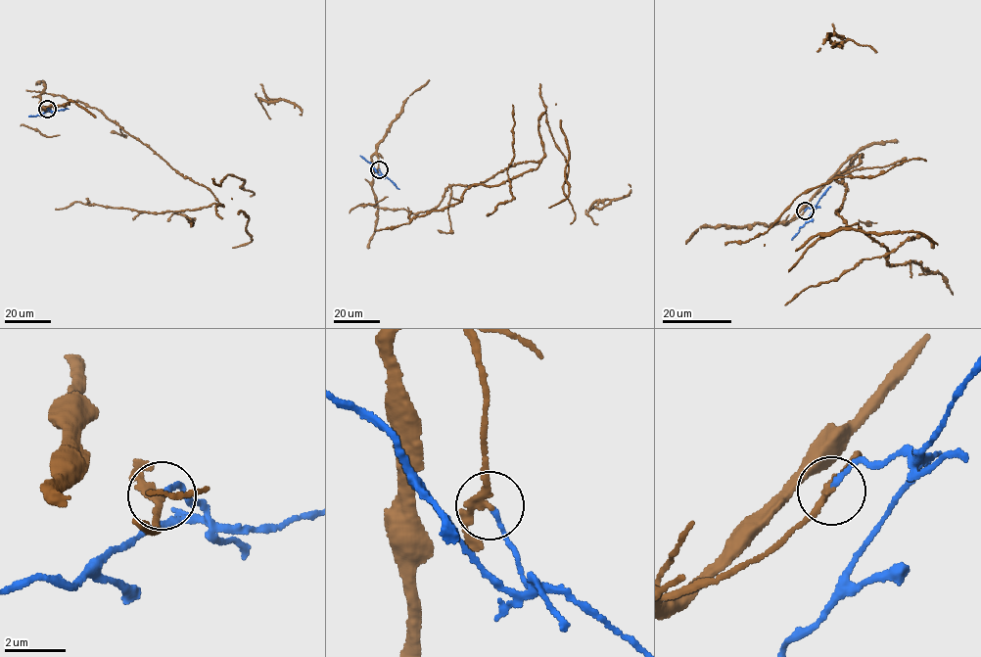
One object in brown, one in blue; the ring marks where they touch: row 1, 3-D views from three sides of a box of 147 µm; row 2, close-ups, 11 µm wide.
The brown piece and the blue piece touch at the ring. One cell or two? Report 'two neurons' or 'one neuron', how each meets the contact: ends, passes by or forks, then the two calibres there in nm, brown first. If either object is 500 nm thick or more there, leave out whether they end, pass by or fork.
two neurons | brown passes by | blue ends | 220/150 nm

